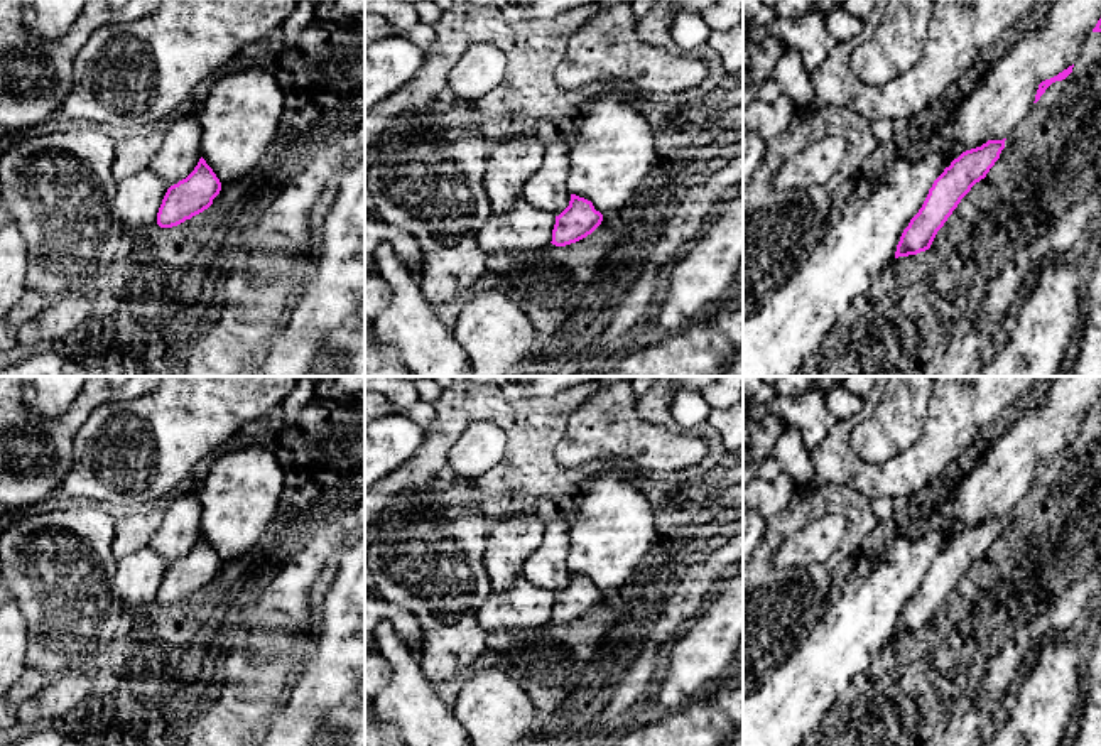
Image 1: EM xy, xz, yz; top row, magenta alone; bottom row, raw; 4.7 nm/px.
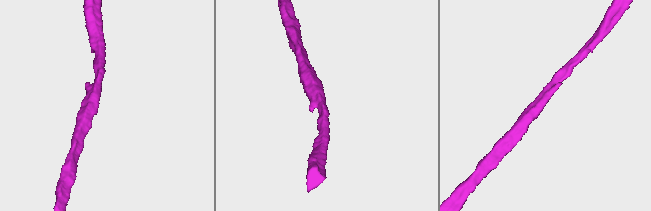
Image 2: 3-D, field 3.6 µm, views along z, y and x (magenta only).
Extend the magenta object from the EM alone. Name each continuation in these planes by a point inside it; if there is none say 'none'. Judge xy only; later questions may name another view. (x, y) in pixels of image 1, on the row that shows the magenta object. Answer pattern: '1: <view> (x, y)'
none

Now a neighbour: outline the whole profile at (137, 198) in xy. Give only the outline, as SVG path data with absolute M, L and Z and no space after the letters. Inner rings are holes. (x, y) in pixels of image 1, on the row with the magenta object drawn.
M149 169L117 181L113 213L123 231L140 233L157 223L157 213L167 192L164 181Z

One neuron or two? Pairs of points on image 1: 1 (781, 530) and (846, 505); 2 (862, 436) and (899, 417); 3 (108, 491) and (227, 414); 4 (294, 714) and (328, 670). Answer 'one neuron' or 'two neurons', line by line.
1: one neuron
2: one neuron
3: one neuron
4: one neuron

